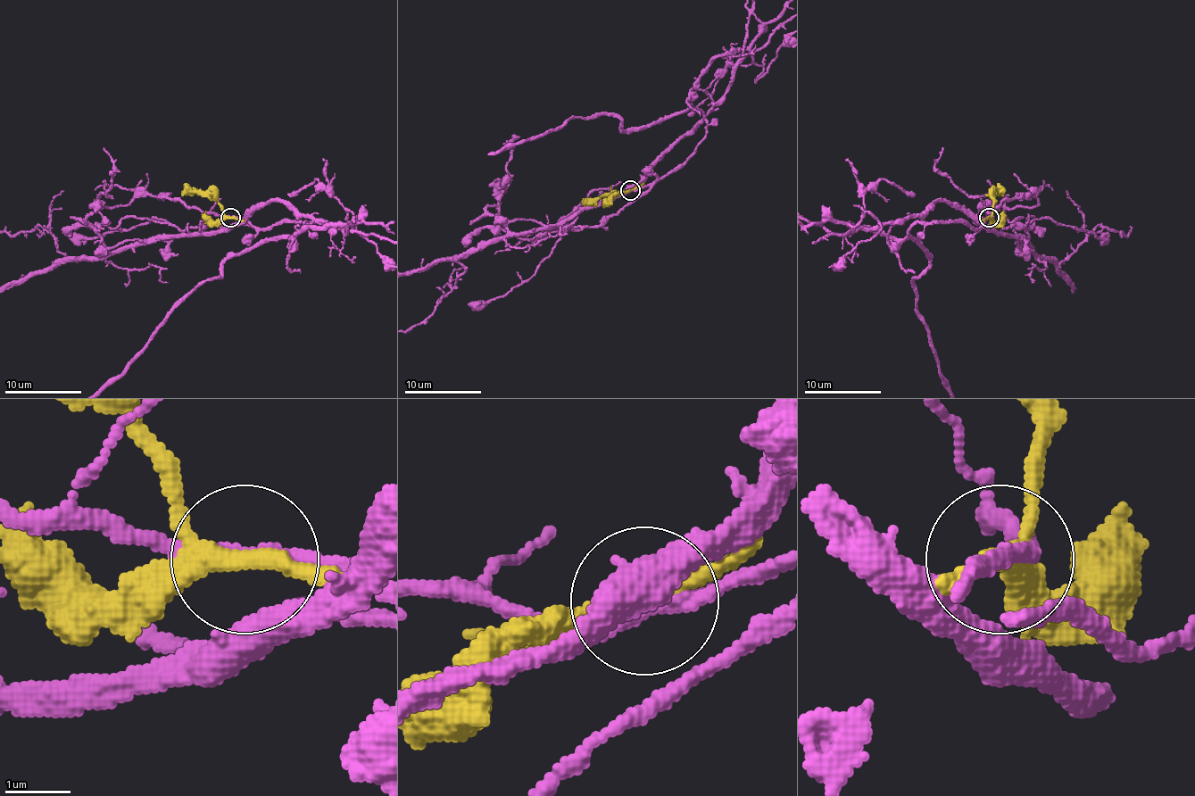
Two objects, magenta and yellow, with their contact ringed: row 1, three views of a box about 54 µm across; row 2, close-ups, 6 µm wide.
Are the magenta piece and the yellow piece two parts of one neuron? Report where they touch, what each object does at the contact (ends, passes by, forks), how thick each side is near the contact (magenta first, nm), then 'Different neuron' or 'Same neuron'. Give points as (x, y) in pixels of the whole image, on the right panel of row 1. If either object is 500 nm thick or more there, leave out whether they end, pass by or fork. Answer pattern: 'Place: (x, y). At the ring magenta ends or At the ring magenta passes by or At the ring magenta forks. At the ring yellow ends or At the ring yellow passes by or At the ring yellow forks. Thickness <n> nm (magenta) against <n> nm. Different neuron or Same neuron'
Place: (989, 218). At the ring magenta passes by. At the ring yellow forks. Thickness 220 nm (magenta) against 240 nm. Different neuron

